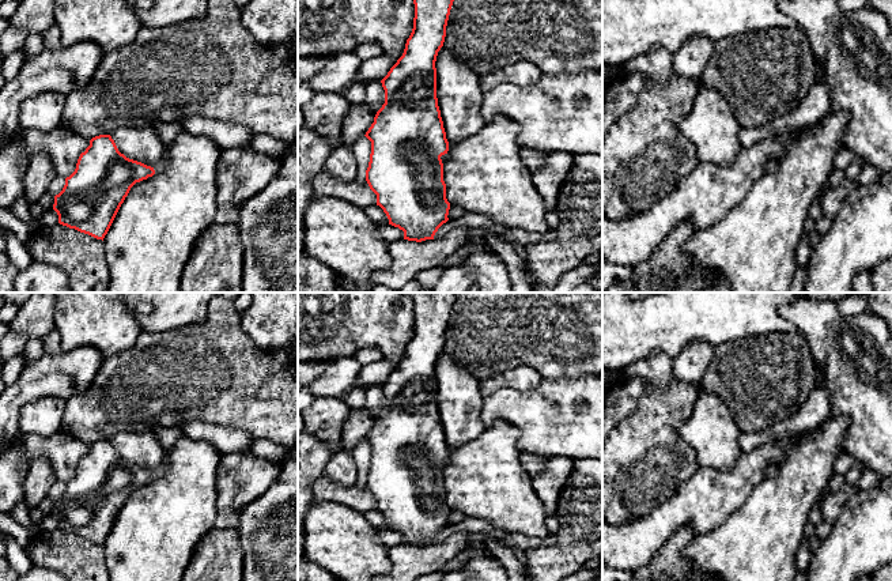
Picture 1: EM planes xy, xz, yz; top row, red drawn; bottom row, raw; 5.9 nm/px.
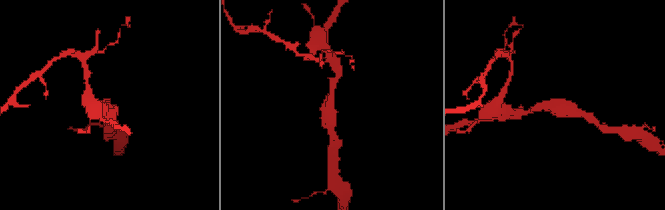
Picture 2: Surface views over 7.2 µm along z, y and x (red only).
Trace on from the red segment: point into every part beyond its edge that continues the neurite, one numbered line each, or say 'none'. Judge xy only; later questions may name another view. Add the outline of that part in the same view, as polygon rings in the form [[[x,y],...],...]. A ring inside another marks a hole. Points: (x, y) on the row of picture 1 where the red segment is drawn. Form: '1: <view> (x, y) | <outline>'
1: xy (161, 166) | [[[165,154],[165,156],[162,158],[162,161],[158,162],[158,163],[156,163],[155,166],[152,166],[152,167],[154,167],[154,170],[155,170],[156,174],[165,171],[165,170],[167,169],[167,156],[166,156],[166,154]]]

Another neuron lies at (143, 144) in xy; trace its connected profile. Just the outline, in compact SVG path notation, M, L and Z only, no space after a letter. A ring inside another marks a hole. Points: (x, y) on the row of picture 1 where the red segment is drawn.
M154 125L118 127L110 136L121 154L147 166L155 166L165 156L166 147Z

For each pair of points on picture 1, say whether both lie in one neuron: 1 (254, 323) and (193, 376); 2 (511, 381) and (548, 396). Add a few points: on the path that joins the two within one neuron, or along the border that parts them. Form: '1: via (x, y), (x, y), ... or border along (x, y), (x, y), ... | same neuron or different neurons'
1: border along (241, 314), (246, 334), (269, 350) | different neurons
2: border along (543, 378), (533, 389), (499, 389) | different neurons

